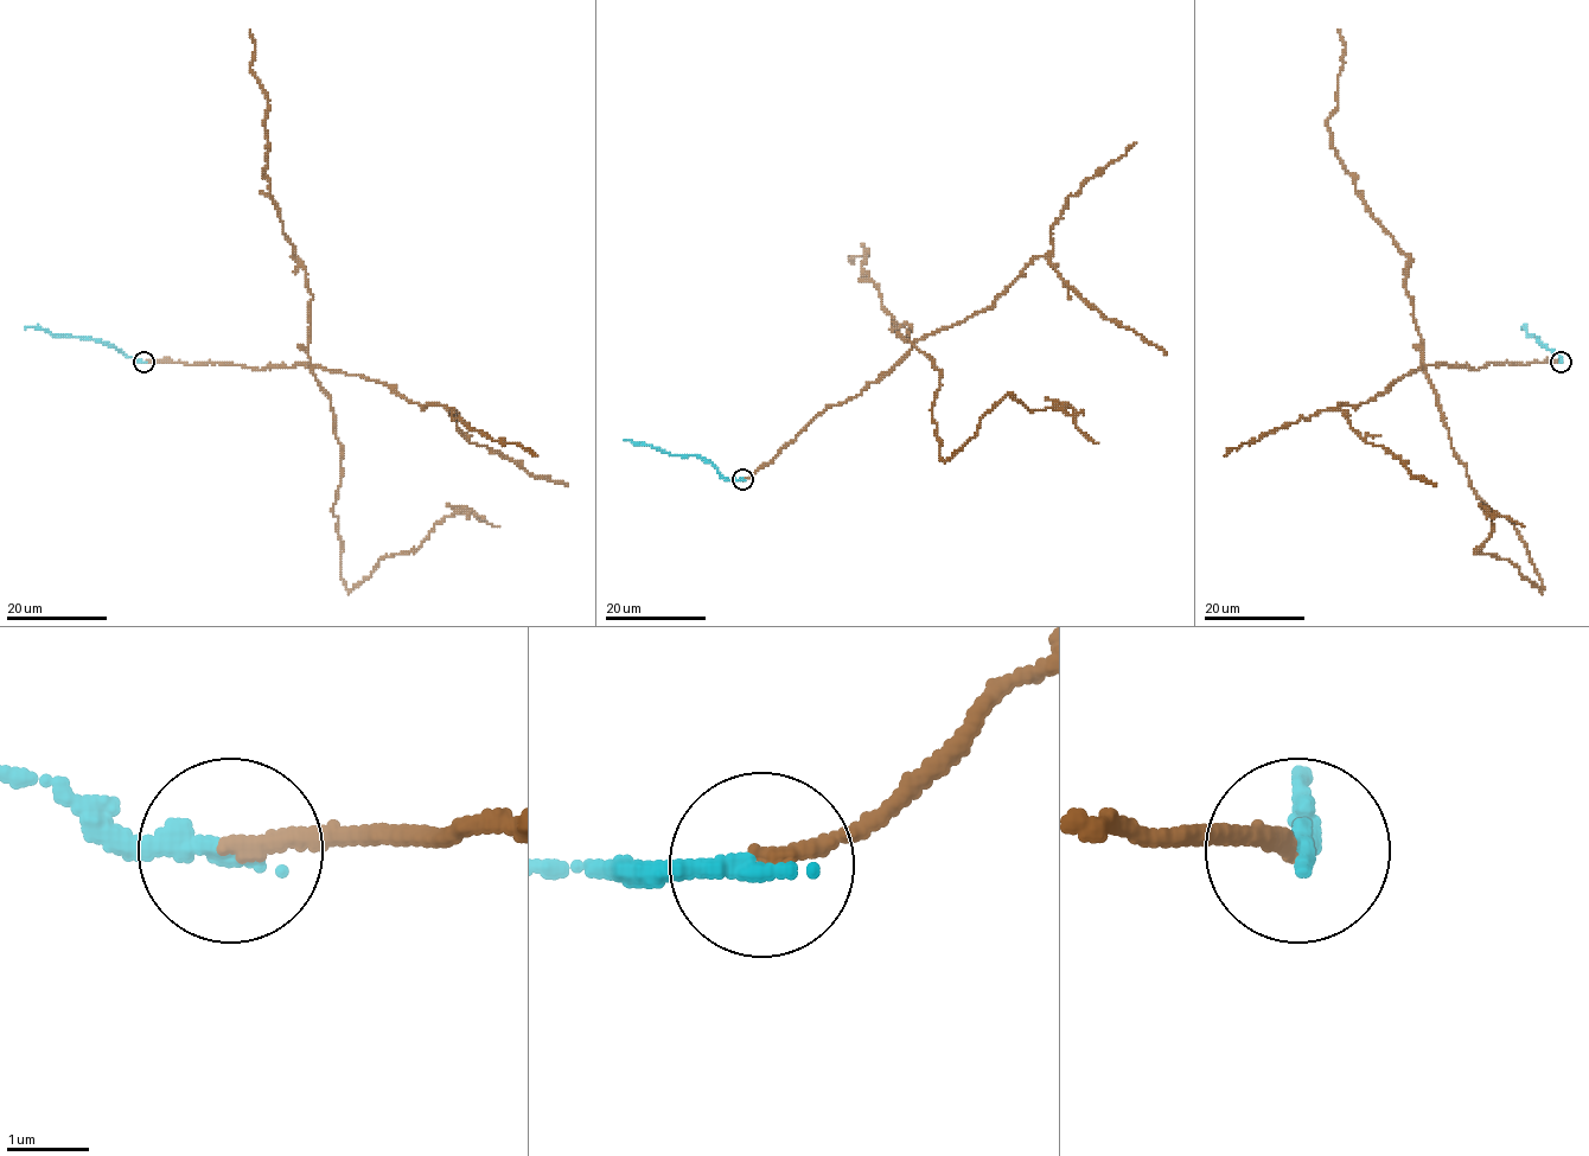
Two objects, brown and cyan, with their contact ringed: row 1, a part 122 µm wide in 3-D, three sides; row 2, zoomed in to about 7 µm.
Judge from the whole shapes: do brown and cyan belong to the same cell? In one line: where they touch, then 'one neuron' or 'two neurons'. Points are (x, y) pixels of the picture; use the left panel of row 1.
at (144, 362); two neurons

